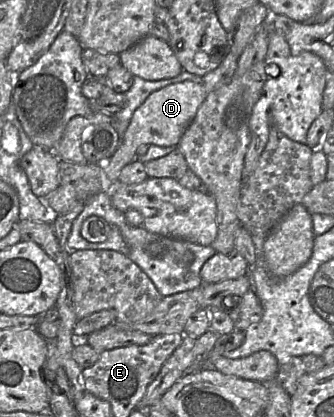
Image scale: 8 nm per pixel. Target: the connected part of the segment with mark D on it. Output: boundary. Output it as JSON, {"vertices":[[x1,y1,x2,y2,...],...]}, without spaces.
{"vertices":[[182,81,152,92,133,113,116,152,102,164,103,190,101,192,111,193,118,183,120,171,135,159,136,150,141,145,154,144,162,147,177,147,207,94,204,85,194,81]]}

